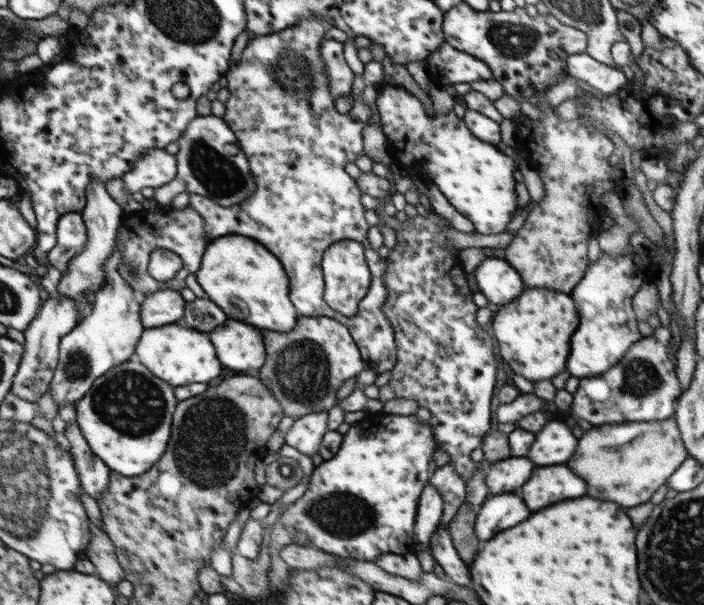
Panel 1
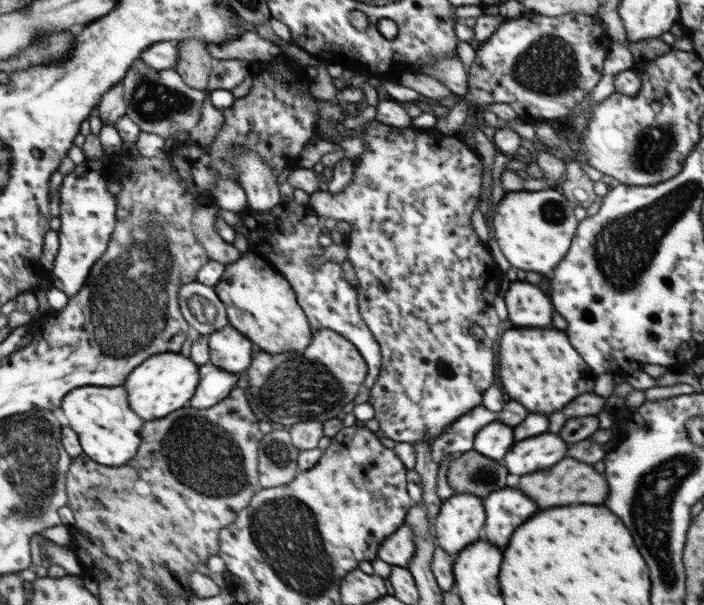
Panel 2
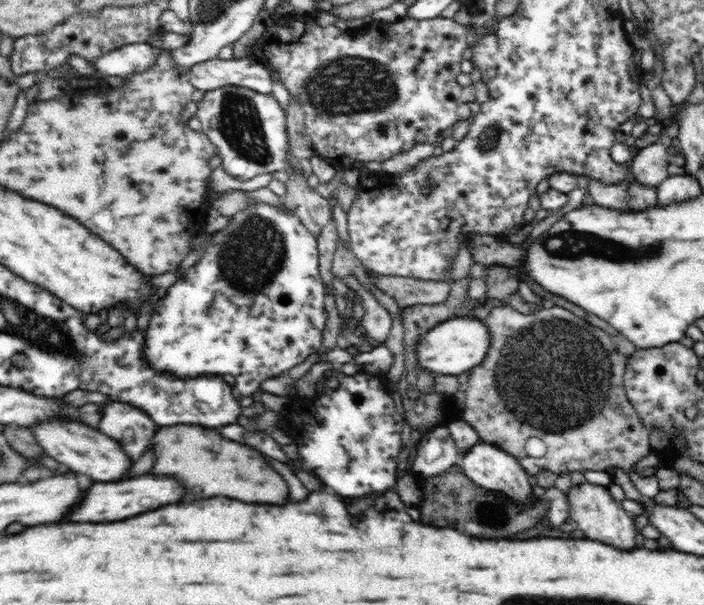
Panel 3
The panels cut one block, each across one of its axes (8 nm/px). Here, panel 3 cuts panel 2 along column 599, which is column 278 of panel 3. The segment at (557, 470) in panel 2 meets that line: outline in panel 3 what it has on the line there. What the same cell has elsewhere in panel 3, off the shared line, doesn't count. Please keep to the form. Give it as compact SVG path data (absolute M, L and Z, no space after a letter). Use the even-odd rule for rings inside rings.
M172 426L160 428L152 438L156 450L156 468L152 474L170 474L186 486L186 498L192 500L192 486L196 496L228 496L234 500L252 500L266 504L284 504L288 500L288 484L284 478L260 456L244 444L222 438L218 432L202 426ZM216 452L216 460L214 460Z

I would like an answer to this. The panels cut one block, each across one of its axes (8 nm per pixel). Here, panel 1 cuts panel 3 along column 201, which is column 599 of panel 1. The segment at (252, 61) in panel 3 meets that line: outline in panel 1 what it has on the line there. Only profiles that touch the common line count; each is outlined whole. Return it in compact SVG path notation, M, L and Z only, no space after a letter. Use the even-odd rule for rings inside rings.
M586 52L569 53L567 62L566 73L568 72L568 75L578 80L584 80L606 95L617 92L627 82L622 70L606 66L598 60L594 60Z

